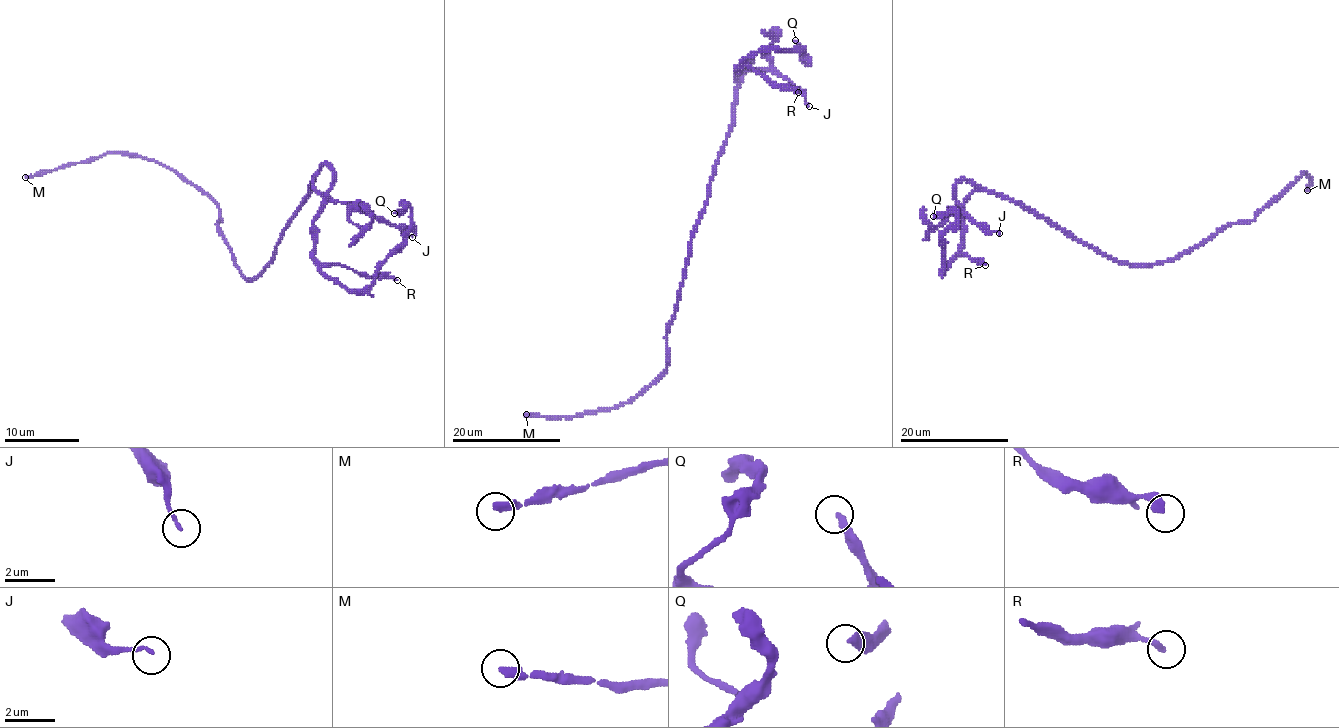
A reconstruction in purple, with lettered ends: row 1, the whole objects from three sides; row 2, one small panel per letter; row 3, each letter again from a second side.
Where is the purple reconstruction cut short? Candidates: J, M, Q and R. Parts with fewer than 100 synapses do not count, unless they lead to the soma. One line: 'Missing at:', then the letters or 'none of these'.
Missing at: M

